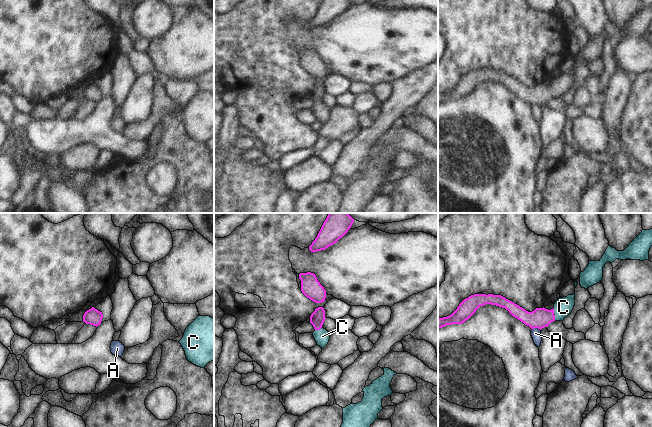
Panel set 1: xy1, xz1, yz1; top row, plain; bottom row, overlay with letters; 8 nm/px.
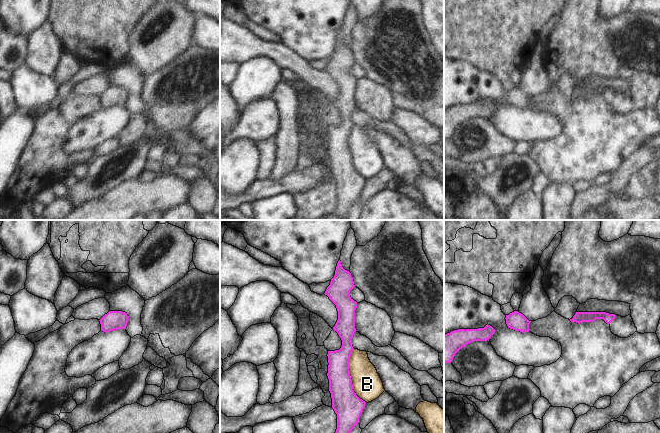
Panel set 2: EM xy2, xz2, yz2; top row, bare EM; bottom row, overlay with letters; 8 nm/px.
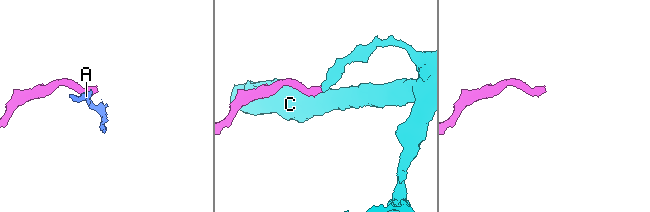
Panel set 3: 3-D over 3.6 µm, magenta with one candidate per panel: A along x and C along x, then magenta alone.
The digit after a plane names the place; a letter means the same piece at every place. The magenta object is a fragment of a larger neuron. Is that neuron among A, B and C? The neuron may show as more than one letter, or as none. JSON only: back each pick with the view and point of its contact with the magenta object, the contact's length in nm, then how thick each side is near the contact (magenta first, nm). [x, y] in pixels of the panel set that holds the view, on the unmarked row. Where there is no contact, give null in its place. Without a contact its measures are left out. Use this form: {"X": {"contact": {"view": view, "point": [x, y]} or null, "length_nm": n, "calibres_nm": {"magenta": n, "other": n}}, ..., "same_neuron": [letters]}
{"C": {"contact": {"view": "yz1", "point": [553, 90]}, "length_nm": 110, "calibres_nm": {"magenta": 160, "other": 150}}, "same_neuron": ["C"]}

